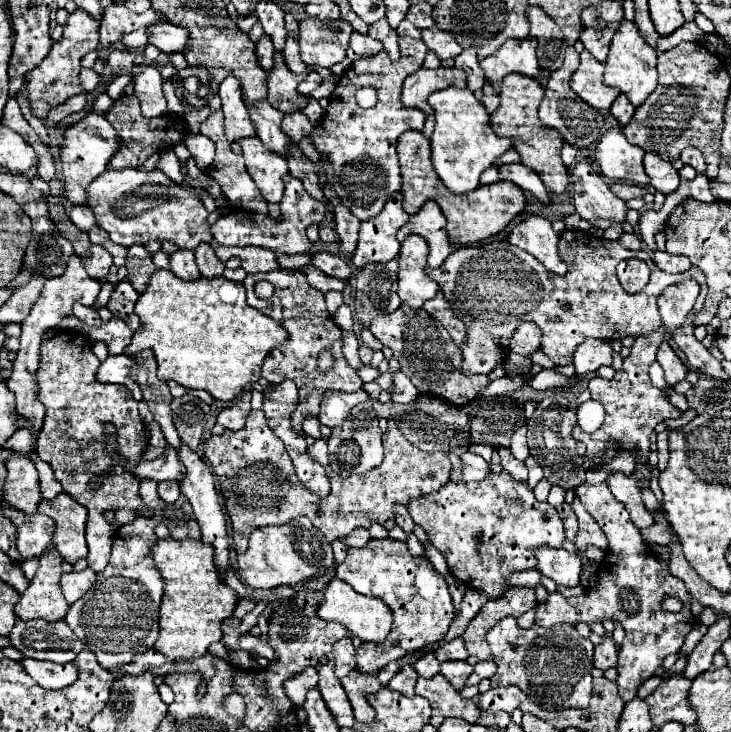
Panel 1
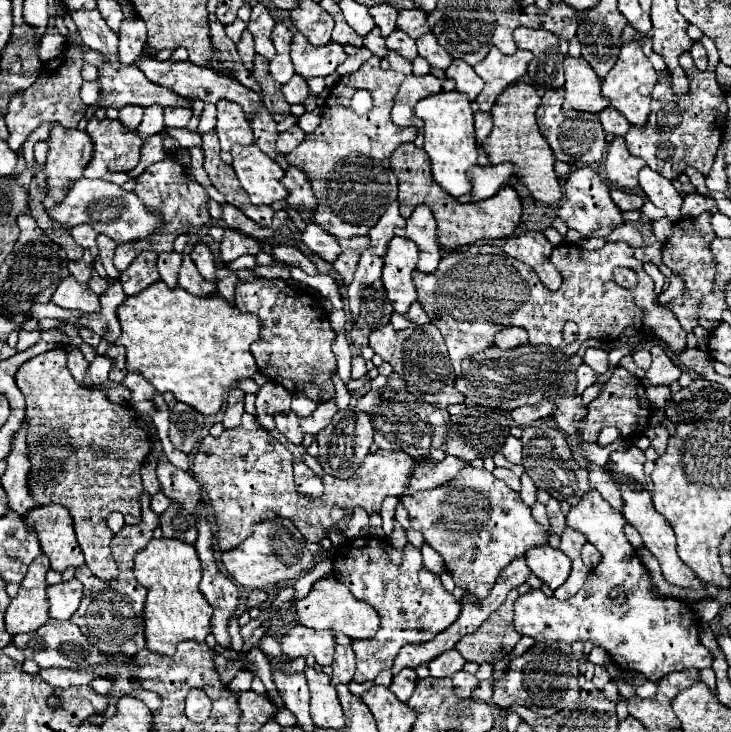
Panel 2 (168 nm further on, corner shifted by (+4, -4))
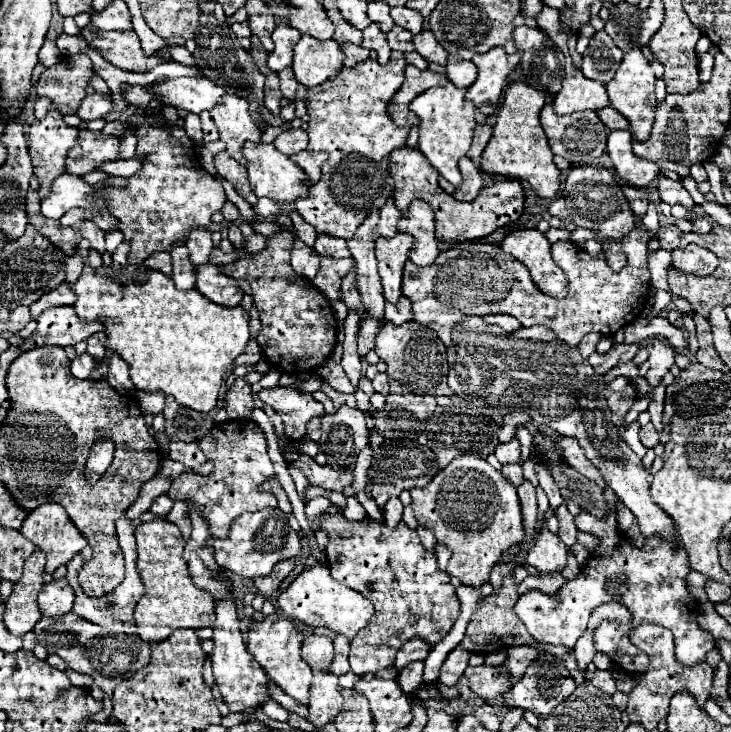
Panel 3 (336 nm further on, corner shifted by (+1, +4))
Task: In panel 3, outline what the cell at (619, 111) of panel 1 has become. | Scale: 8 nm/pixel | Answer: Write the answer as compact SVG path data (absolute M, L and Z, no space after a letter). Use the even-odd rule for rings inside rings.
M606 106L606 108L598 110L598 116L606 124L606 128L610 128L610 130L628 130L630 128L628 120L618 110L614 110L612 106Z

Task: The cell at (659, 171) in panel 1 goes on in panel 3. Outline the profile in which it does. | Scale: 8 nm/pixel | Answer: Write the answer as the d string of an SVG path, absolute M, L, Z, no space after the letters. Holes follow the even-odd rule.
M658 174L656 180L658 180L658 194L660 194L660 200L662 202L666 202L666 204L682 204L686 208L692 208L694 206L692 196L682 186L682 182L670 180L670 178L662 176L662 174Z

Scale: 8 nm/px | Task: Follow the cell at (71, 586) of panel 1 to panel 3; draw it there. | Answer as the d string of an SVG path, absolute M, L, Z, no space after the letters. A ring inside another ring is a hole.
M66 578L60 580L52 580L48 584L42 586L40 594L38 594L38 606L42 610L42 616L62 616L68 614L74 606L74 590L68 584Z

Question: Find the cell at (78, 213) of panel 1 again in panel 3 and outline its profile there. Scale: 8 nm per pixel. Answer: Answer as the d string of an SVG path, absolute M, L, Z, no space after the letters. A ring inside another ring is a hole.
M82 220L80 222L80 234L82 234L82 238L86 238L90 242L90 246L94 250L98 250L100 254L106 252L106 248L104 248L104 232L92 220Z

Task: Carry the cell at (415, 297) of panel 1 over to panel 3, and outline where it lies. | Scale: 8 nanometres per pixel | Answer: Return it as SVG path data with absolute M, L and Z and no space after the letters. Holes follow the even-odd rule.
M400 232L394 238L376 240L376 260L378 260L380 278L382 278L384 298L392 304L396 304L402 296L402 274L404 274L404 264L408 260L412 244L414 244L412 236L400 234Z

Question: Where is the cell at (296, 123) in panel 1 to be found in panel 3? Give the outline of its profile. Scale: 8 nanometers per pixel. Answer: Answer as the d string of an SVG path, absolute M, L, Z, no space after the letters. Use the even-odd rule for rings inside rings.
M290 128L290 130L284 130L276 140L274 140L274 146L286 154L286 156L292 156L300 150L306 150L306 144L308 144L308 136L302 128Z

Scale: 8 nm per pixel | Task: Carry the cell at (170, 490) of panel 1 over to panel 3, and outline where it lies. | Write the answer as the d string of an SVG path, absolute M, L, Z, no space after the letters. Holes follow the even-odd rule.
M160 494L154 502L152 502L152 506L150 506L150 512L154 512L154 514L158 514L158 516L166 516L168 514L168 510L172 508L172 498L168 496L168 494Z

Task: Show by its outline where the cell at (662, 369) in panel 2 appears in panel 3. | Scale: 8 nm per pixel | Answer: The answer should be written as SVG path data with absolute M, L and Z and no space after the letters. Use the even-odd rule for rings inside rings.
M658 338L648 340L646 350L648 350L648 354L650 354L650 358L648 358L650 370L648 370L648 374L646 374L646 382L648 382L650 386L658 386L660 380L662 380L662 376L672 368L676 352L674 352L672 346L664 344L664 342L658 340Z

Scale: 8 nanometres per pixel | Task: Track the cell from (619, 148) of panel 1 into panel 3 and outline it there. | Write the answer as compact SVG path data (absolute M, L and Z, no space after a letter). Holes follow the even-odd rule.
M612 130L608 134L608 156L612 158L612 164L622 180L626 180L630 186L648 186L660 168L640 156L634 156L632 152L632 134L628 130Z

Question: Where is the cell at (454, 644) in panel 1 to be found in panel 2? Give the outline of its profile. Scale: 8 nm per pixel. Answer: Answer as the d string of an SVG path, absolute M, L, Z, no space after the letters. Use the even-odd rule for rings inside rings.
M449 650L437 656L437 660L431 660L429 670L433 678L451 678L453 672L463 670L463 664L465 664L465 658L457 650Z

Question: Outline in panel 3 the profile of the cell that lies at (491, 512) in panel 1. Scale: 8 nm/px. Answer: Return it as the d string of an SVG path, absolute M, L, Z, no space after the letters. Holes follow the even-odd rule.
M456 456L428 486L412 488L410 494L418 524L432 530L436 540L452 552L448 574L472 588L484 586L502 552L526 538L516 486L480 456Z

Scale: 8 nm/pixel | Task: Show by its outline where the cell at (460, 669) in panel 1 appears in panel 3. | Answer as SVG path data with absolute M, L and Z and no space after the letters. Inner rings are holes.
M468 666L464 676L468 678L470 690L484 700L496 700L512 686L508 682L508 672L502 666Z

